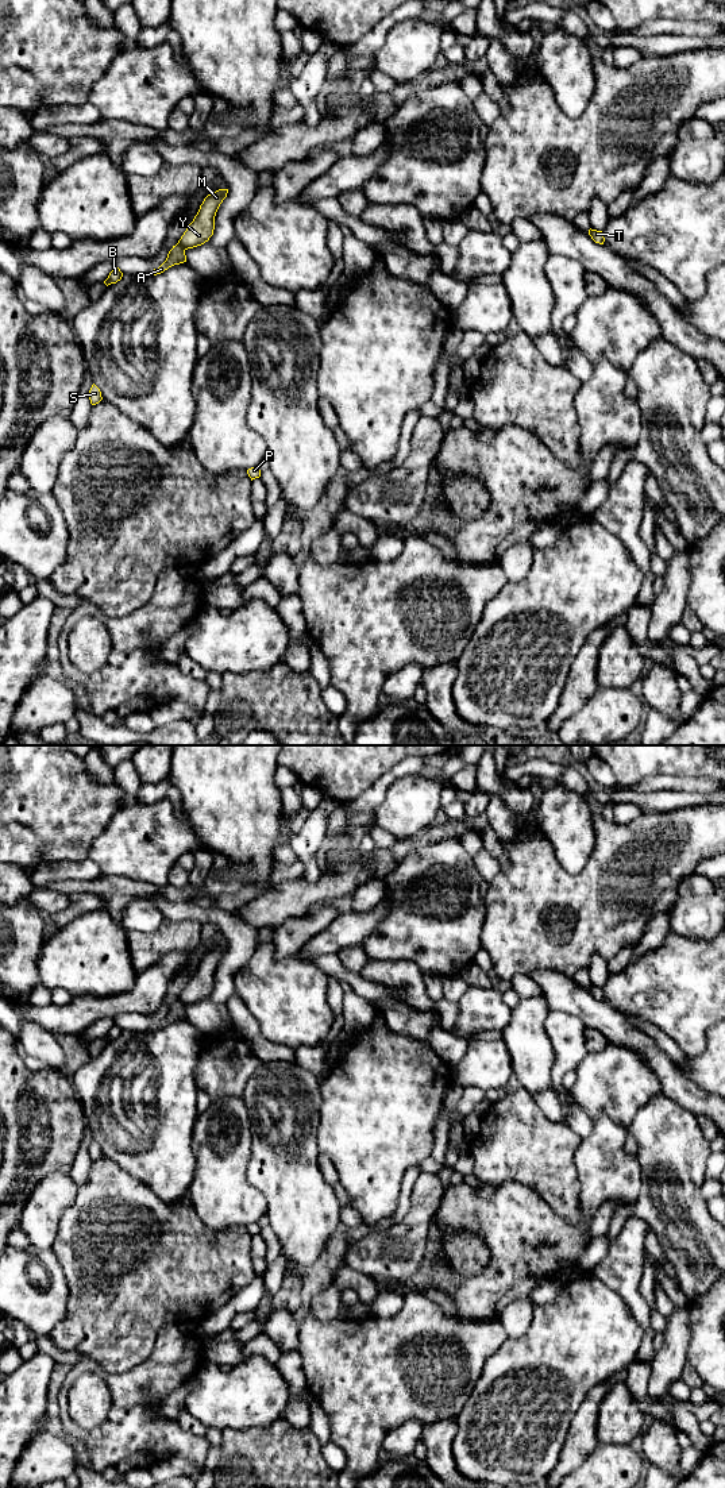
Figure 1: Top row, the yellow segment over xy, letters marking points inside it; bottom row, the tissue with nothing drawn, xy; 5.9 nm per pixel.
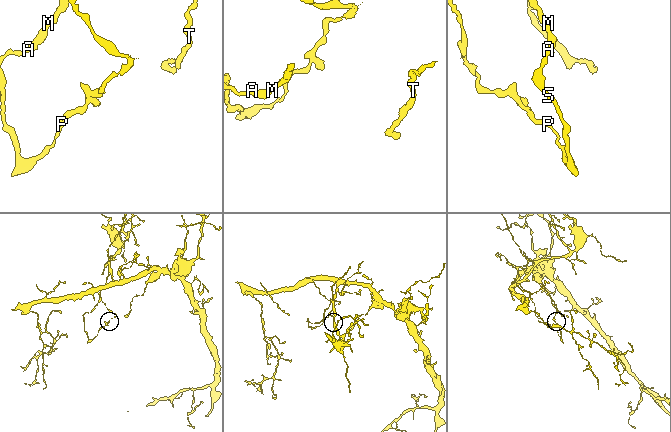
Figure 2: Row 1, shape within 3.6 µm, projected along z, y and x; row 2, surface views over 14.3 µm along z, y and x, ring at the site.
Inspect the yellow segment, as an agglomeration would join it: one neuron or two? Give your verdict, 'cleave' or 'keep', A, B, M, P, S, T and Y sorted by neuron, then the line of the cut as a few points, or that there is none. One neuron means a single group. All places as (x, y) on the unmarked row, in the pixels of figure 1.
cleave; groups A B P S / M T Y; cut xy (178, 998), (185, 1005)

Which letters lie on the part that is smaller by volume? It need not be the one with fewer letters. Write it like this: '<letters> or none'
A, B, P, S

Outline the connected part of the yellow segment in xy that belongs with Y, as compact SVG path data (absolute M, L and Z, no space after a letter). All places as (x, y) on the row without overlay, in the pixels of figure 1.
M219 945L204 955L193 978L178 997L185 1006L204 1001L213 991L215 972L227 949L228 945Z

